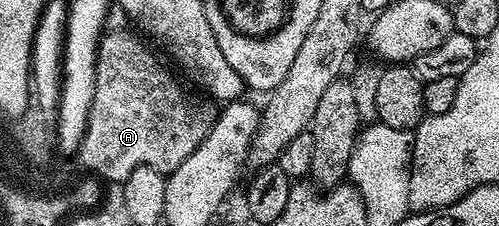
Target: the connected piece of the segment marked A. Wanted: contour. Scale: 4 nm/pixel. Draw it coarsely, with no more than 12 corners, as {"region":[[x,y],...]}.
{"region":[[99,41],[77,161],[107,183],[170,175],[213,113],[152,46]]}

